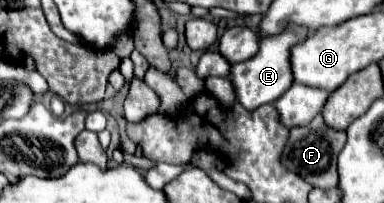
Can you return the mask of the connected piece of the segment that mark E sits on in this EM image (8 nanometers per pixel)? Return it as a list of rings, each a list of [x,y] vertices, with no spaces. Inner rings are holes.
[[[289,27],[289,31],[283,31],[281,35],[265,37],[259,41],[259,53],[251,57],[249,61],[237,63],[231,67],[231,81],[235,85],[235,93],[239,103],[253,111],[261,105],[277,101],[291,85],[293,85],[293,71],[291,71],[291,47],[305,41],[305,29],[303,27]]]

